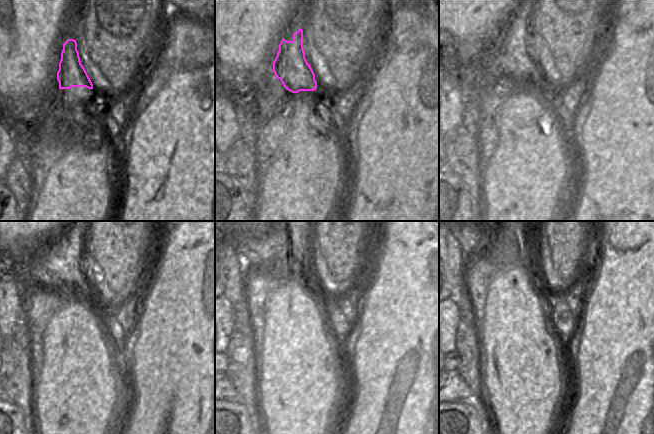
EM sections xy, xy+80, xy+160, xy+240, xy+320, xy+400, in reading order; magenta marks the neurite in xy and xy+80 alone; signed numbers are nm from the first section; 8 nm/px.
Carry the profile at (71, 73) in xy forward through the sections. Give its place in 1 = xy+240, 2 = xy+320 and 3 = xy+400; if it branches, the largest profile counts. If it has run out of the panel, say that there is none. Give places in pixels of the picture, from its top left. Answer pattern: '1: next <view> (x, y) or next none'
1: next xy+240 (30, 265)
2: next xy+320 (252, 247)
3: next xy+400 (468, 241)

